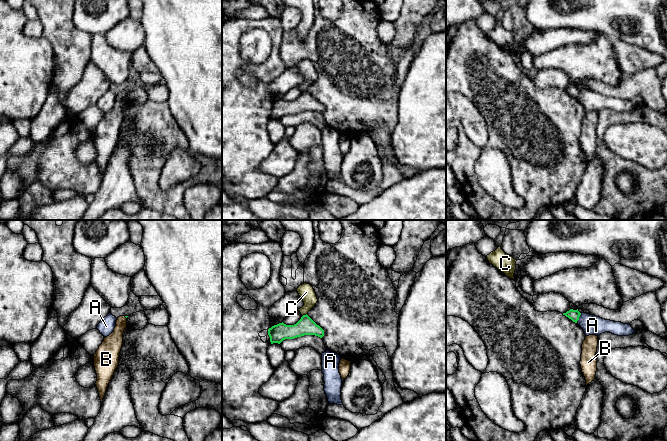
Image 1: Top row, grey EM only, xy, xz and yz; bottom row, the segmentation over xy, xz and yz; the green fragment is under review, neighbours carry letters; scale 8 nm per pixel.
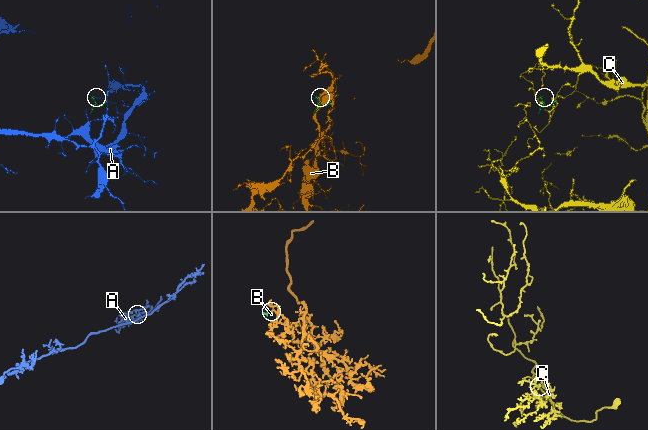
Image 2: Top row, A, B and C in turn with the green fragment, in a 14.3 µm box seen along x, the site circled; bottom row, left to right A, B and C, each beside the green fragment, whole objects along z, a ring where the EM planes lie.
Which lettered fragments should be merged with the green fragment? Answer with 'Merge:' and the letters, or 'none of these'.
Merge: none of these

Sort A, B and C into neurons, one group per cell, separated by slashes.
A / B / C

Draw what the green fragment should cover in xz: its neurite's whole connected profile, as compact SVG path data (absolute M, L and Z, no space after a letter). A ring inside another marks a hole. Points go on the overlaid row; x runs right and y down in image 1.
M307 314L294 325L286 325L283 322L268 329L271 344L280 344L285 339L294 339L304 335L324 336L324 330L317 325Z

